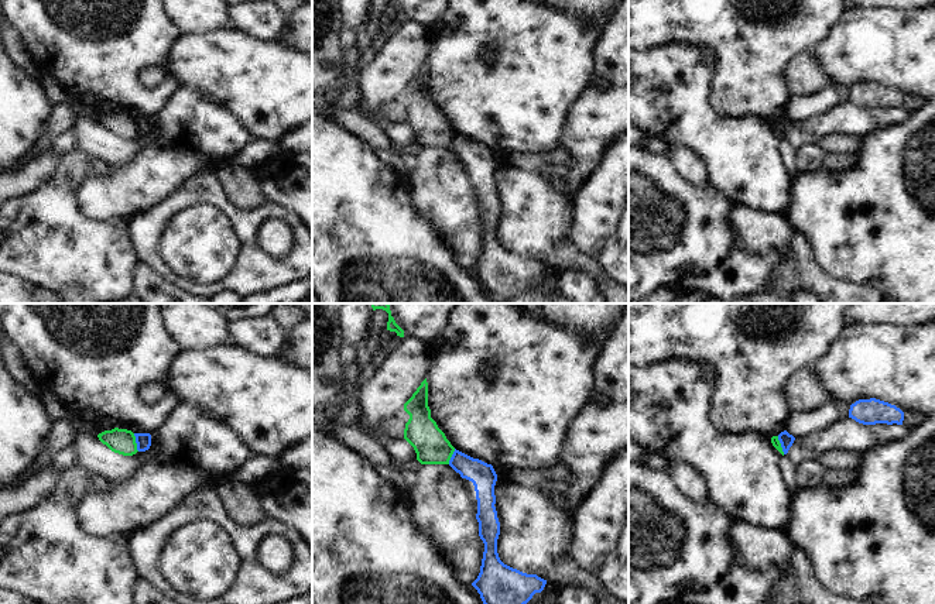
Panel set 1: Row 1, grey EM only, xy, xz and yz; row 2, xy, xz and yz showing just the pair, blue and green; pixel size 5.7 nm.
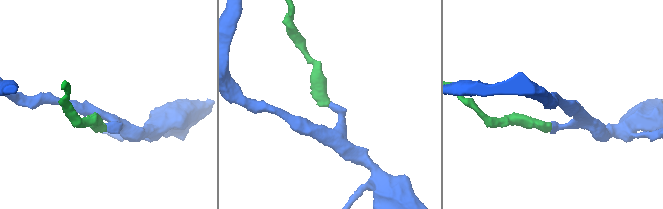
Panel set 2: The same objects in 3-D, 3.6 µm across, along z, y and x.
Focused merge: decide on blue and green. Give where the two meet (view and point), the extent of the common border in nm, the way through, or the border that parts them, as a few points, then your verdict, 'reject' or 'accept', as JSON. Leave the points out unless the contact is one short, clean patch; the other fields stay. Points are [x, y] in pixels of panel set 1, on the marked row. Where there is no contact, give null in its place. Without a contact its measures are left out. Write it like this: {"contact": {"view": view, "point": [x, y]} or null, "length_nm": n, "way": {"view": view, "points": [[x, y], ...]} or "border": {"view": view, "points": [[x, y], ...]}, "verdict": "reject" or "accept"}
{"contact": {"view": "xy", "point": [136, 442]}, "length_nm": 110, "border": {"view": "xy", "points": [[133, 433], [139, 450]]}, "verdict": "reject"}

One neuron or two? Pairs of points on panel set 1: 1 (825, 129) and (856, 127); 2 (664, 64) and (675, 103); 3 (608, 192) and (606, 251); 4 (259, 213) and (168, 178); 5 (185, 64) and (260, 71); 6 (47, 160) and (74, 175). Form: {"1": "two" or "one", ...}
{"1": "one", "2": "one", "3": "two", "4": "two", "5": "one", "6": "two"}

